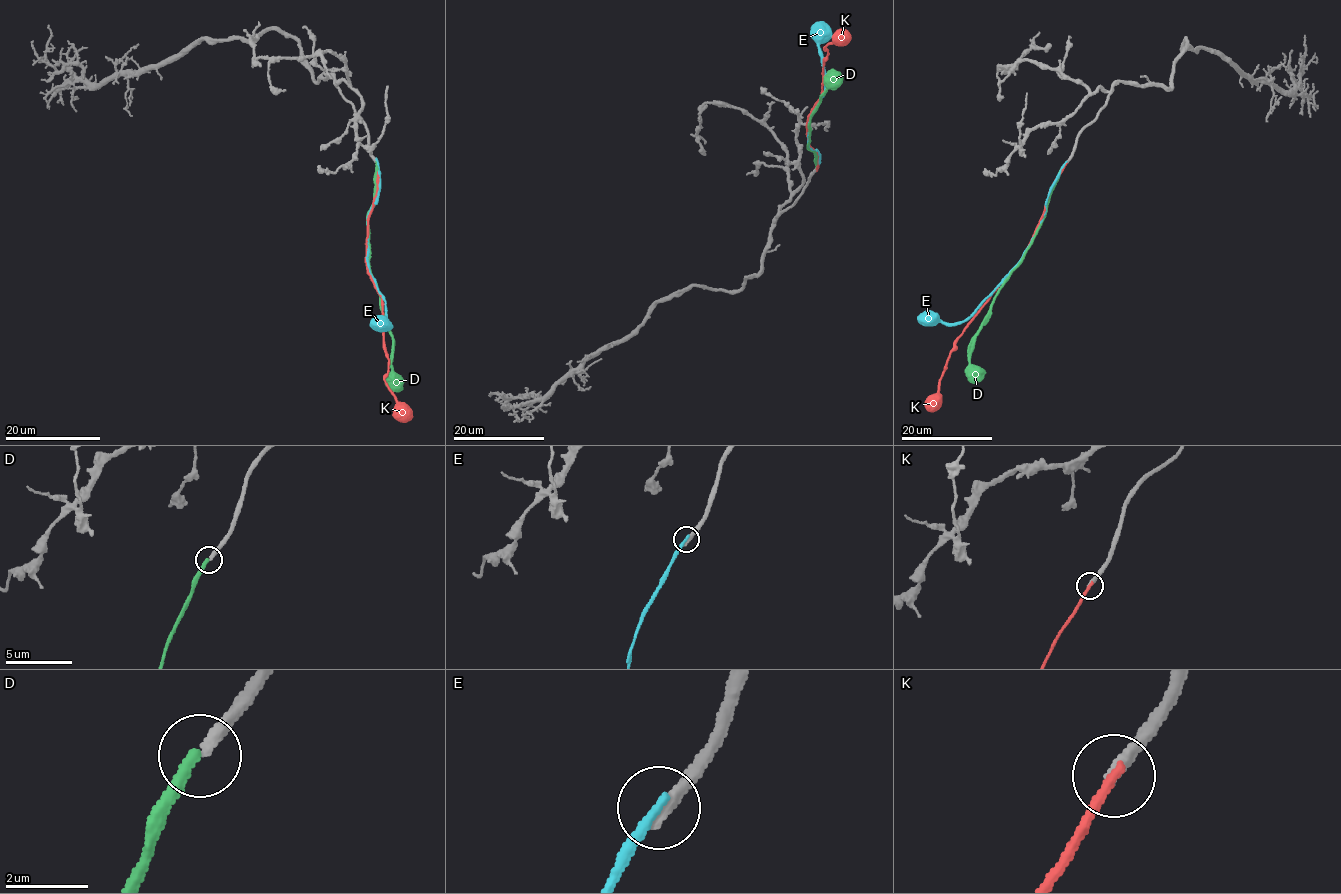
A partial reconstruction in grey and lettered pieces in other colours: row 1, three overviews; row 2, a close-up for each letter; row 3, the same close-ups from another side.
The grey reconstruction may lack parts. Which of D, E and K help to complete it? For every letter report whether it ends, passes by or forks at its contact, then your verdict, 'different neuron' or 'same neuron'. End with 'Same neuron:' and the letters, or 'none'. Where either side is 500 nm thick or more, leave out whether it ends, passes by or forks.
D: it ends; same neuron
E: it ends; different neuron
K: it ends; different neuron
Same neuron: D

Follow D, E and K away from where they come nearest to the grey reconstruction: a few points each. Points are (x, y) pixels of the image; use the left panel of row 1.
D: (376, 162), (376, 188), (368, 218), (368, 266), (384, 324), (393, 338), (392, 370), (398, 389)
E: (376, 160), (379, 192), (368, 221), (368, 271), (384, 301), (386, 322), (381, 329), (379, 327), (384, 322)
K: (376, 161), (367, 272), (381, 297), (388, 360), (384, 382), (405, 421)

